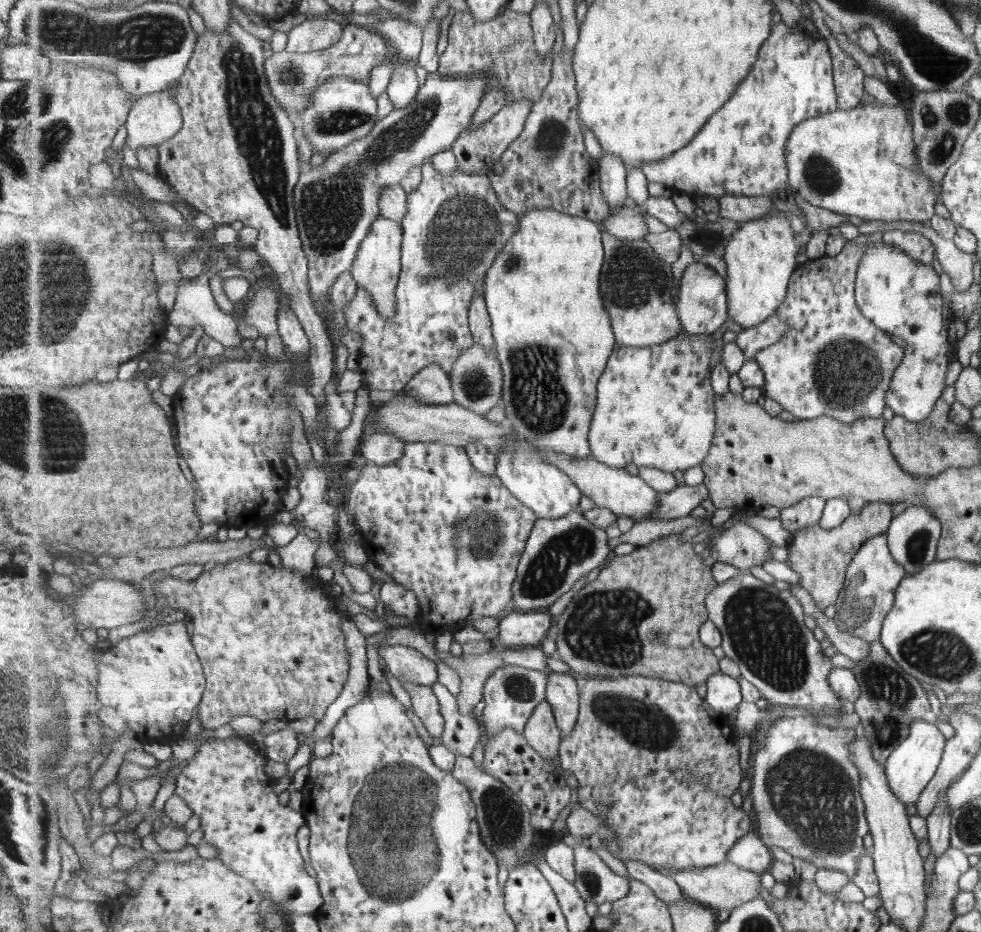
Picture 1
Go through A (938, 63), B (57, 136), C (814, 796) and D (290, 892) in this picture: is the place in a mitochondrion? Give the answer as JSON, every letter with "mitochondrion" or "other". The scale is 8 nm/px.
{"A":"mitochondrion","B":"mitochondrion","C":"mitochondrion","D":"mitochondrion"}

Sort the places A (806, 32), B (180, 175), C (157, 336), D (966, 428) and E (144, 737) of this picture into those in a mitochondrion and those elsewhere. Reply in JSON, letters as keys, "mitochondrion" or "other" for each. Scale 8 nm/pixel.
{"A":"other","B":"other","C":"other","D":"other","E":"other"}

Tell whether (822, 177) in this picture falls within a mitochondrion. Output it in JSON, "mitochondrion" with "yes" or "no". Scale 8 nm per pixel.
{"mitochondrion":"yes"}

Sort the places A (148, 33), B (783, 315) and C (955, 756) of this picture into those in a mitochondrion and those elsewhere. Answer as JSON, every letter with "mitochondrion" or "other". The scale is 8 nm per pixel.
{"A":"mitochondrion","B":"other","C":"other"}

